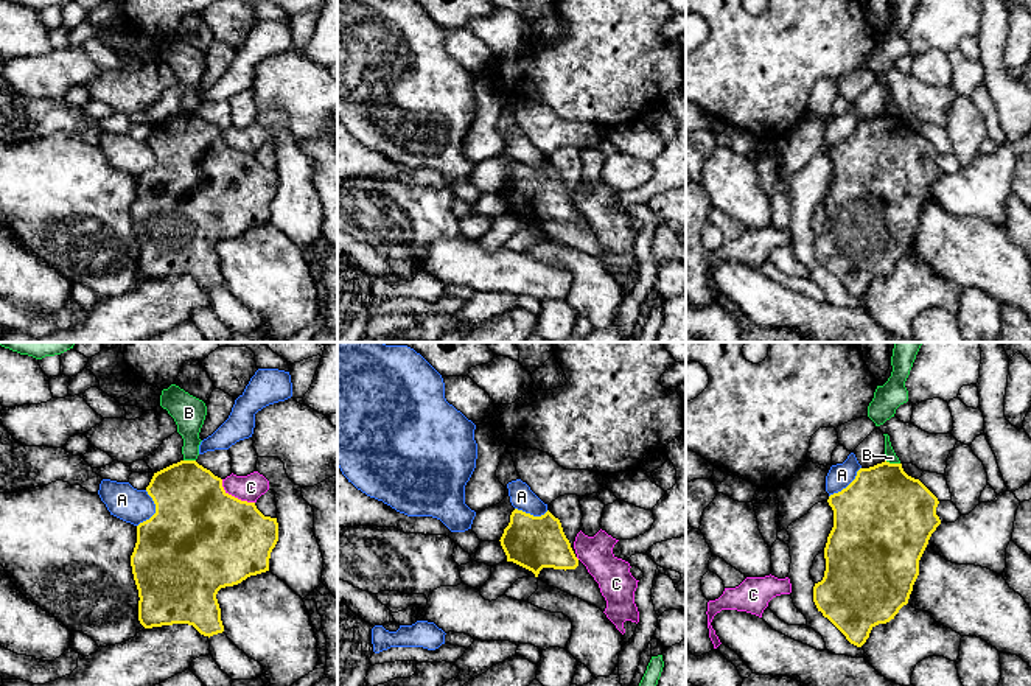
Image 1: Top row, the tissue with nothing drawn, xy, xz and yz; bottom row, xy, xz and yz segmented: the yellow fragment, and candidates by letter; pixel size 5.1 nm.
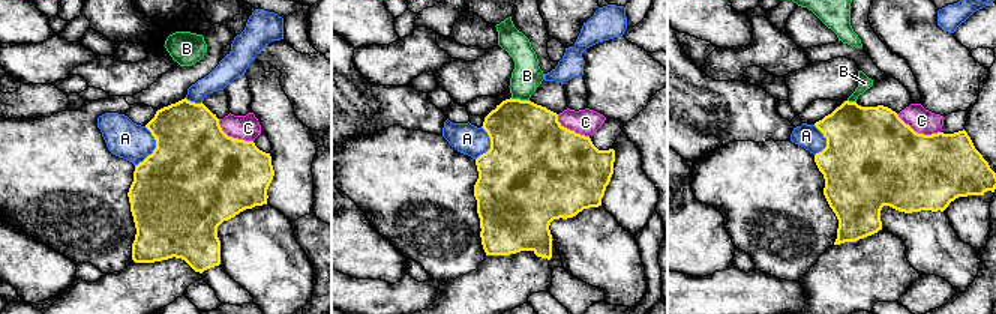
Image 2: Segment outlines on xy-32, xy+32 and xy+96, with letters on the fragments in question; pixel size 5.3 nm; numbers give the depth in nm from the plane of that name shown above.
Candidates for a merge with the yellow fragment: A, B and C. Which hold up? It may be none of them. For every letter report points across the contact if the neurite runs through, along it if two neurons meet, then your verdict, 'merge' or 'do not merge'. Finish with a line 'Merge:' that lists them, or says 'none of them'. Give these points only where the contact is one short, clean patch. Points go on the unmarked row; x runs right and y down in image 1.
A: do not merge
B: along yz (885, 112), (899, 115) | do not merge
C: do not merge
Merge: none of them

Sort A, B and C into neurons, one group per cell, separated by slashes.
A / B / C

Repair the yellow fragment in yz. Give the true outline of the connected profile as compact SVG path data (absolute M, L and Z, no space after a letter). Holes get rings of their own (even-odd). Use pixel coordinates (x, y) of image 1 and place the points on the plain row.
M882 114L860 120L855 131L827 151L834 179L824 199L826 222L813 238L813 254L846 291L861 299L871 282L886 275L908 255L919 227L919 212L941 176L938 149L908 128L902 115Z

